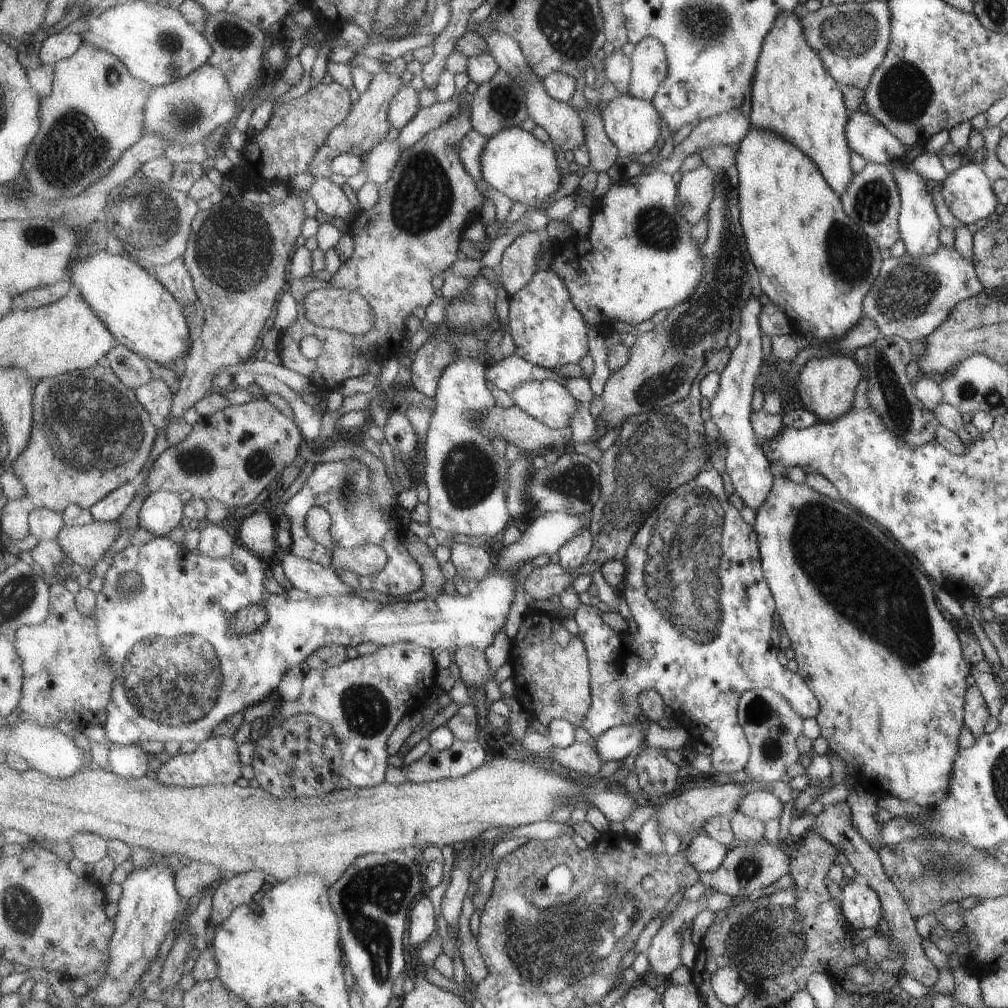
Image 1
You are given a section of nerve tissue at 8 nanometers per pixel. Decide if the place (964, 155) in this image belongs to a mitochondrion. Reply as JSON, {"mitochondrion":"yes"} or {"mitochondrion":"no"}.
{"mitochondrion":"no"}

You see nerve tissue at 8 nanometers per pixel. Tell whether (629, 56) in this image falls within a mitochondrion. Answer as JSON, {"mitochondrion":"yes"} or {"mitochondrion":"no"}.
{"mitochondrion":"no"}

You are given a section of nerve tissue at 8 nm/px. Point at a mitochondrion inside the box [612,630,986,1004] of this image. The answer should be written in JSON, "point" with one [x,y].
{"point":[773,939]}

